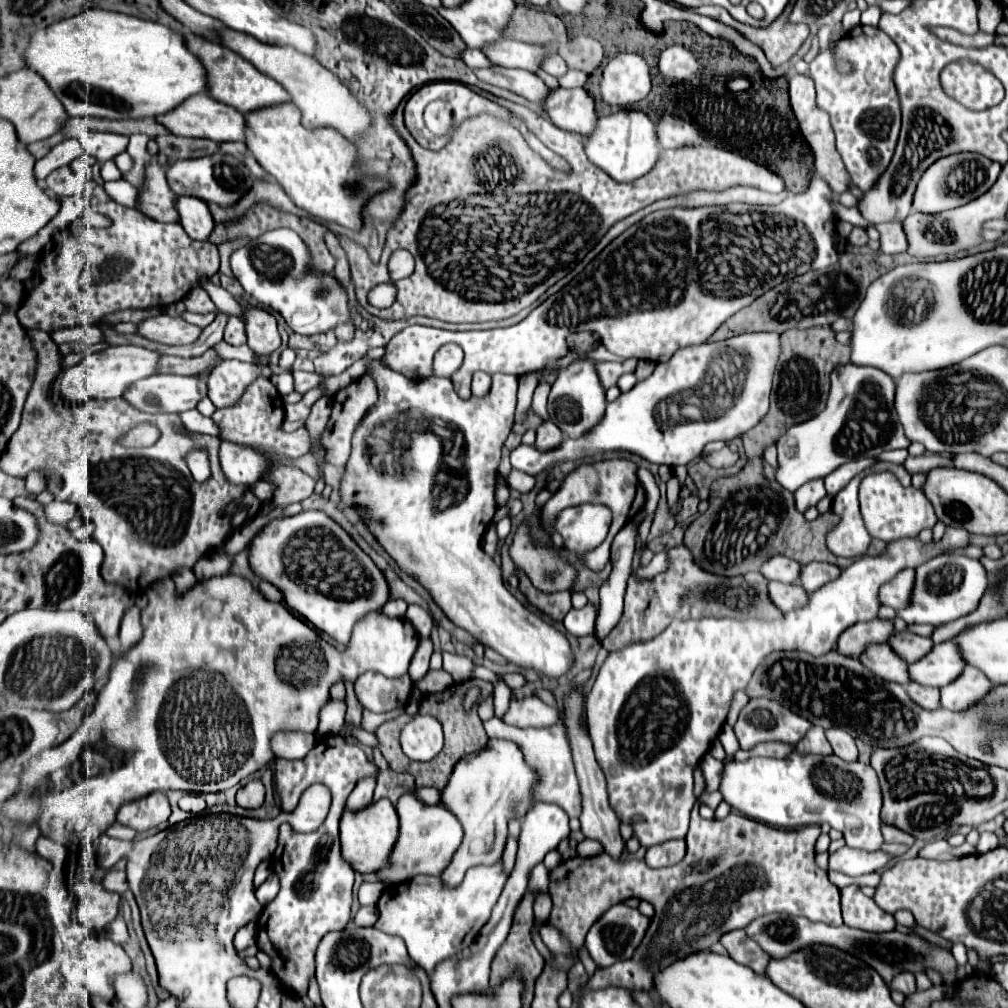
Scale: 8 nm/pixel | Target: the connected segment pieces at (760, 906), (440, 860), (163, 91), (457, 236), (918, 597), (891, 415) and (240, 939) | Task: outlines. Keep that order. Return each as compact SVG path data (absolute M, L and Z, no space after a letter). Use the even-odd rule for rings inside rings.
M697 801L690 817L690 831L686 835L688 853L686 857L672 867L666 869L652 869L644 861L614 861L608 853L600 853L596 857L570 857L562 861L558 867L548 871L550 885L548 893L552 897L552 913L548 923L558 927L574 949L584 945L584 937L588 929L602 917L612 905L628 899L638 897L646 899L654 905L656 915L652 917L648 935L644 937L642 945L636 949L636 957L630 961L616 963L602 973L596 973L592 981L588 981L588 989L604 989L610 985L626 987L626 989L654 989L654 975L678 959L684 959L698 951L708 951L710 945L718 943L720 937L732 929L744 929L748 921L768 913L788 913L796 917L808 917L814 923L828 923L828 925L842 925L840 891L834 883L830 883L828 873L822 871L814 863L814 843L820 835L818 825L808 825L800 829L774 829L754 819L748 819L738 813L730 813L726 819L702 819L699 813L700 803Z
M406 793L398 799L396 811L400 821L400 833L388 863L376 871L378 881L382 881L384 885L394 885L404 883L416 875L440 875L462 841L462 829L456 817L448 813L442 805L422 803L412 793Z
M86 9L74 17L56 21L32 33L24 51L24 67L40 73L70 117L156 117L172 111L190 95L206 91L206 71L186 49L182 35L160 23L104 9Z
M478 87L470 89L522 119L548 149L568 159L570 173L548 167L510 123L490 113L462 121L446 147L438 151L424 149L404 125L404 107L409 99L405 97L392 115L392 125L412 152L416 181L404 193L404 211L386 233L380 261L372 263L360 243L336 233L350 261L358 305L386 321L410 319L414 315L448 323L508 319L530 307L542 293L566 277L614 223L658 199L692 189L720 191L732 185L752 185L770 193L784 189L782 177L768 167L738 153L706 145L662 151L650 173L632 183L616 183L608 173L596 171L596 165L586 159L582 135L558 129L528 107L494 97ZM502 155L510 157L516 167L502 167ZM396 249L408 249L416 259L416 269L408 279L396 281L398 295L390 309L374 309L366 293L374 285L390 281L386 263Z
M942 555L916 569L916 585L912 601L906 609L898 611L898 617L902 617L908 625L912 623L944 625L972 613L978 607L986 589L988 589L988 575L980 561L970 559L966 555Z
M846 363L832 371L830 381L826 409L820 415L794 425L778 441L780 467L776 469L776 481L786 489L796 491L806 481L826 477L848 461L876 457L882 451L906 449L910 445L894 409L896 383L888 373L876 367Z
M248 923L248 925L244 925L238 933L236 933L236 937L234 937L234 947L238 949L238 951L244 951L246 947L250 947L250 945L254 945L256 943L256 923Z

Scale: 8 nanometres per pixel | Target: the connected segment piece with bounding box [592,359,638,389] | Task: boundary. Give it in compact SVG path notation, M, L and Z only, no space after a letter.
M626 359L622 363L610 363L610 361L592 361L596 367L596 373L600 377L600 383L604 389L610 389L612 385L616 385L618 377L624 373L632 373L636 367L636 359Z

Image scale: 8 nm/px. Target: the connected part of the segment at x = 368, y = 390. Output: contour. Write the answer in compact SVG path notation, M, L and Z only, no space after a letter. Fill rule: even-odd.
M366 373L366 375L362 375L360 379L352 381L342 393L336 393L336 395L334 395L336 409L338 409L338 399L342 399L340 411L338 411L338 413L332 413L332 419L330 419L330 423L328 423L326 433L320 435L320 445L322 445L322 451L324 451L324 463L342 467L342 465L346 465L346 461L348 461L350 439L352 439L354 429L358 427L358 423L362 421L362 417L366 415L366 411L368 411L372 405L375 405L378 400L376 381L372 379L370 373ZM342 395L344 395L344 399L342 399Z

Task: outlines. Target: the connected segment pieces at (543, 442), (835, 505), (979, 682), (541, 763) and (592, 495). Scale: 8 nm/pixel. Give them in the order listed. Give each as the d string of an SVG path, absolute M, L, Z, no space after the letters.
M546 421L538 427L538 437L536 437L534 447L538 451L554 451L554 449L560 447L562 439L564 439L562 431L552 421Z
M866 469L858 473L832 501L832 511L840 517L840 523L828 531L826 545L834 555L840 557L862 557L872 541L868 531L864 529L864 521L858 509L858 485L864 475L874 471Z
M966 665L952 683L940 687L940 703L944 709L966 709L966 705L984 697L992 687L994 685L984 677L984 673L980 673L980 669Z
M492 717L490 721L484 721L484 729L486 729L488 737L512 739L520 745L526 761L540 773L540 783L538 783L538 787L534 787L536 801L552 801L552 803L564 807L564 811L570 817L580 815L580 791L578 791L578 781L576 781L576 771L574 771L574 763L572 763L568 737L566 737L562 723L556 723L552 727L540 727L540 729L518 729L518 727L504 725L498 717Z
M606 459L606 461L598 461L598 463L592 463L592 465L580 465L578 469L574 469L566 479L564 483L560 485L560 489L550 497L550 501L540 509L540 517L544 523L552 523L554 517L566 509L566 507L572 507L572 505L578 505L578 503L602 503L602 505L608 505L614 513L614 519L612 519L612 527L610 527L610 533L608 537L604 539L602 545L598 545L594 551L586 553L584 559L588 563L590 569L598 571L602 569L608 561L610 561L610 545L612 545L612 539L614 535L638 513L642 511L644 503L646 503L646 495L644 495L644 487L640 487L640 481L638 481L638 475L636 475L638 467L628 461L628 459Z

